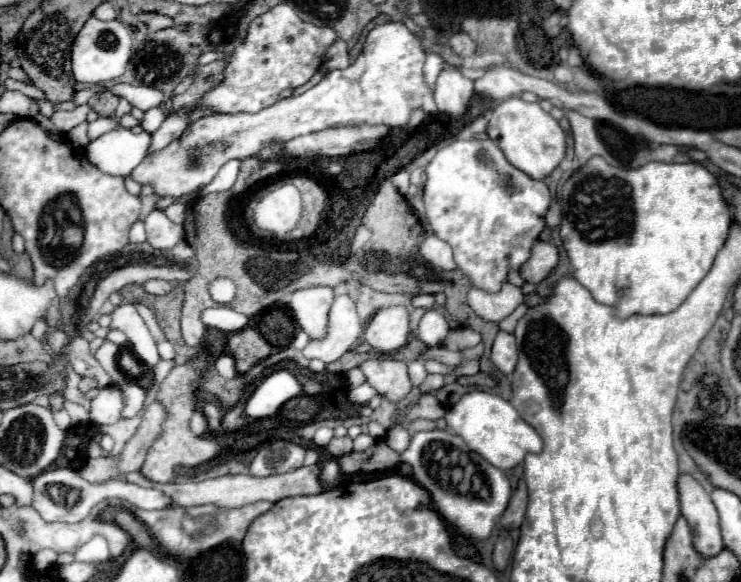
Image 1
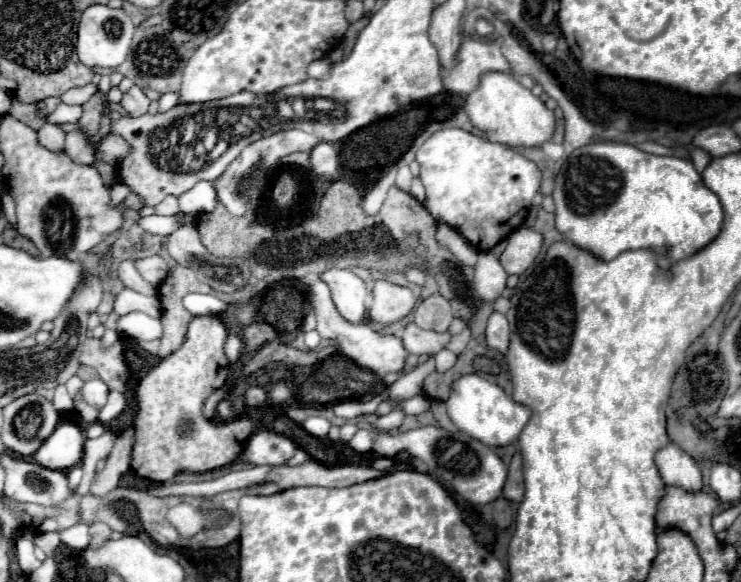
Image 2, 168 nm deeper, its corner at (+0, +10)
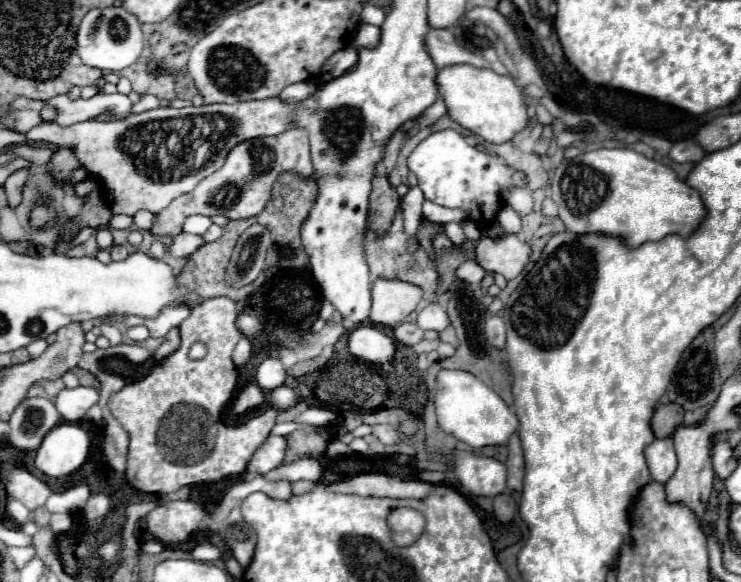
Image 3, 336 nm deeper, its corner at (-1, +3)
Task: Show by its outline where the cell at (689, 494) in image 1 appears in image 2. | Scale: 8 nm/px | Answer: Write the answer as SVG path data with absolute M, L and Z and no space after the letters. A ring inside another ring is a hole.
M670 442L664 450L656 454L656 466L660 470L662 480L668 486L676 486L686 492L704 490L704 482L702 482L698 464L686 452L682 452L682 448L678 448L676 444Z

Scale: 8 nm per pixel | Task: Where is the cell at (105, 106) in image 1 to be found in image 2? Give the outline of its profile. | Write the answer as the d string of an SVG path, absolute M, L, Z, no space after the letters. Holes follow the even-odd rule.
M96 92L82 108L84 108L84 116L80 118L80 126L82 132L88 136L90 142L96 142L96 138L104 136L106 132L110 132L110 112L106 108L106 94L104 92Z

